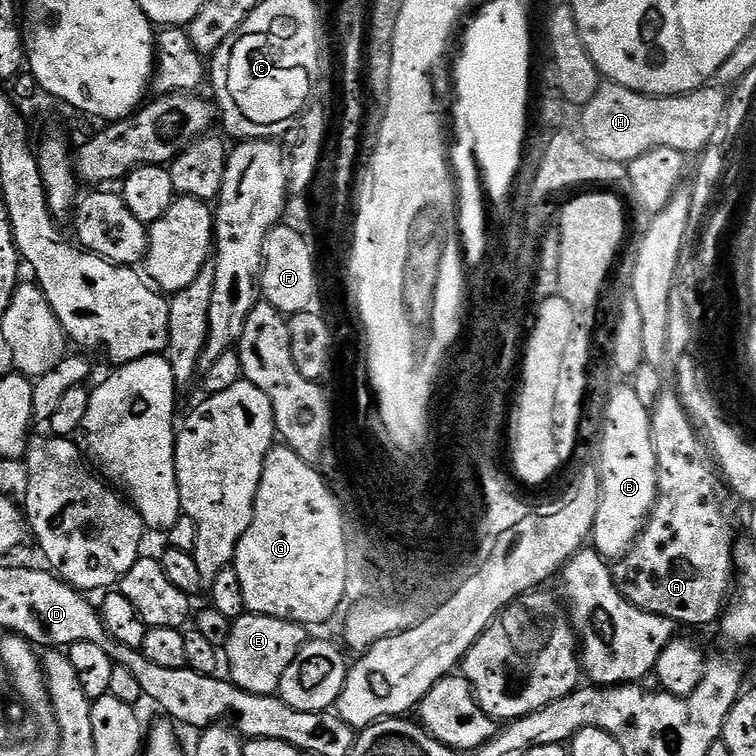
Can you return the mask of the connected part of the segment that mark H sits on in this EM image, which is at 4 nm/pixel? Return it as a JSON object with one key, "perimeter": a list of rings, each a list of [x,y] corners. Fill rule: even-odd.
{"perimeter":[[[604,82],[594,94],[594,98],[590,98],[590,102],[583,105],[579,131],[584,143],[590,150],[594,150],[594,154],[623,165],[655,148],[699,154],[713,143],[714,137],[719,133],[725,107],[726,92],[720,86],[705,86],[684,96],[645,96],[644,93],[624,88],[621,84]]]}

